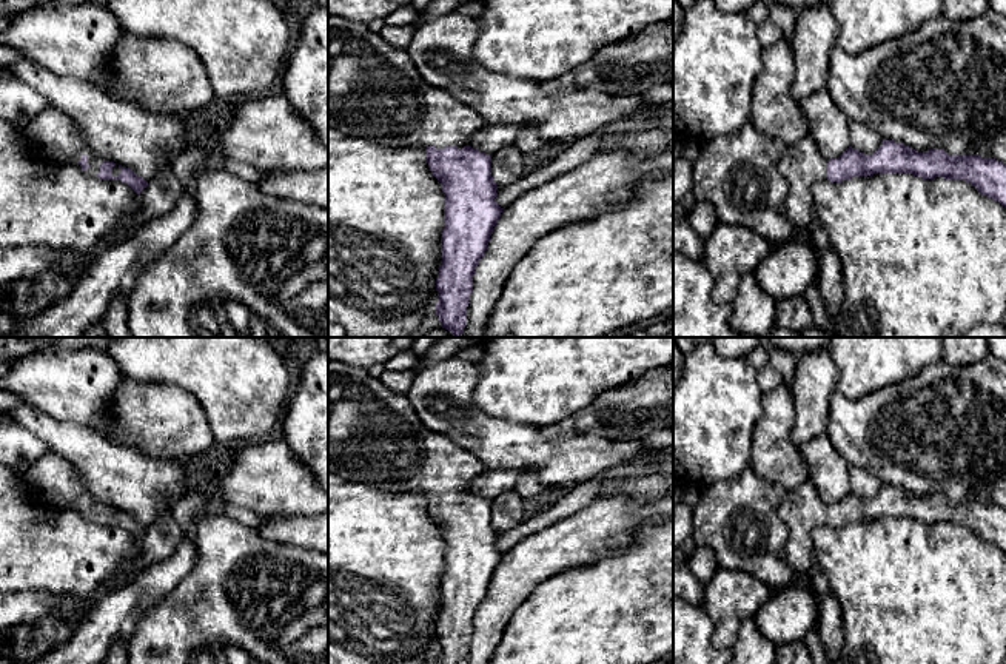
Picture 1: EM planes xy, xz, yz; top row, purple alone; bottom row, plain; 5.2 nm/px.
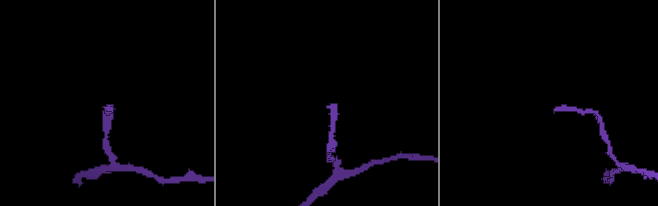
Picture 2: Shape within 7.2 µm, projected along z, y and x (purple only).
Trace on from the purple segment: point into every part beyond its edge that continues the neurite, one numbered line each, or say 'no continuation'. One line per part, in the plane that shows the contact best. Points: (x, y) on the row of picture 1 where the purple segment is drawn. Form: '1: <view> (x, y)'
1: xz (375, 91)

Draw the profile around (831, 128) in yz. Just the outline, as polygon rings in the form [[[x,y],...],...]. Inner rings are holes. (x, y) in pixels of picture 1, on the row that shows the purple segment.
[[[827,88],[806,97],[800,106],[823,157],[840,157],[850,146],[850,119],[835,105]]]

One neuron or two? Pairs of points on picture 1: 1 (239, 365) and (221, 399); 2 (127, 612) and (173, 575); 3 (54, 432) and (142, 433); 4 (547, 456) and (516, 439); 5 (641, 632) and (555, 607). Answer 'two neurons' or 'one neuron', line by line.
1: one neuron
2: one neuron
3: two neurons
4: one neuron
5: one neuron

